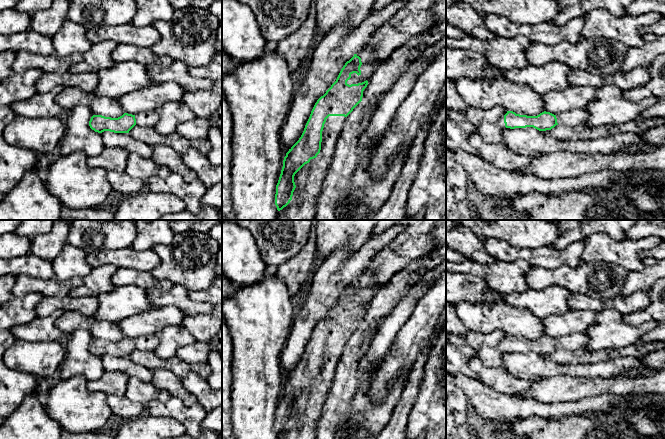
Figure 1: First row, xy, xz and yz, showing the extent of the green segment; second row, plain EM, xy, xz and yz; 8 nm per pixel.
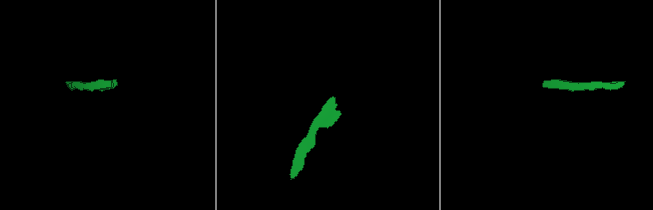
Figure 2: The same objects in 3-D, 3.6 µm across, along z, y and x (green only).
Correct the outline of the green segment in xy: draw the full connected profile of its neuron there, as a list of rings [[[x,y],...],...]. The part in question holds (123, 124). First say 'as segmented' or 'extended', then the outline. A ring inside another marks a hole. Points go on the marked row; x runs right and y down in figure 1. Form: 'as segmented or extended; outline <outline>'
extended; outline [[[144,111],[136,115],[124,113],[118,118],[93,115],[89,121],[92,130],[98,133],[110,131],[114,133],[129,133],[135,126],[153,127],[158,121],[158,114],[155,111]]]

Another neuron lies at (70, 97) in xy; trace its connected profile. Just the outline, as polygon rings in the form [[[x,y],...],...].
[[[64,87],[56,96],[56,102],[69,112],[76,106],[85,105],[94,115],[118,118],[125,113],[116,98],[98,96],[74,87]]]

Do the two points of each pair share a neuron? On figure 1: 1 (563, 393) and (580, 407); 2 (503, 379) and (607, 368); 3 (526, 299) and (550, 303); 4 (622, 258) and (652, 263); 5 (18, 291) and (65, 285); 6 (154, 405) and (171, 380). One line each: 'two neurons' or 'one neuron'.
1: two neurons
2: two neurons
3: one neuron
4: two neurons
5: one neuron
6: two neurons

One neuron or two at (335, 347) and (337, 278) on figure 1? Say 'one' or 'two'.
two

